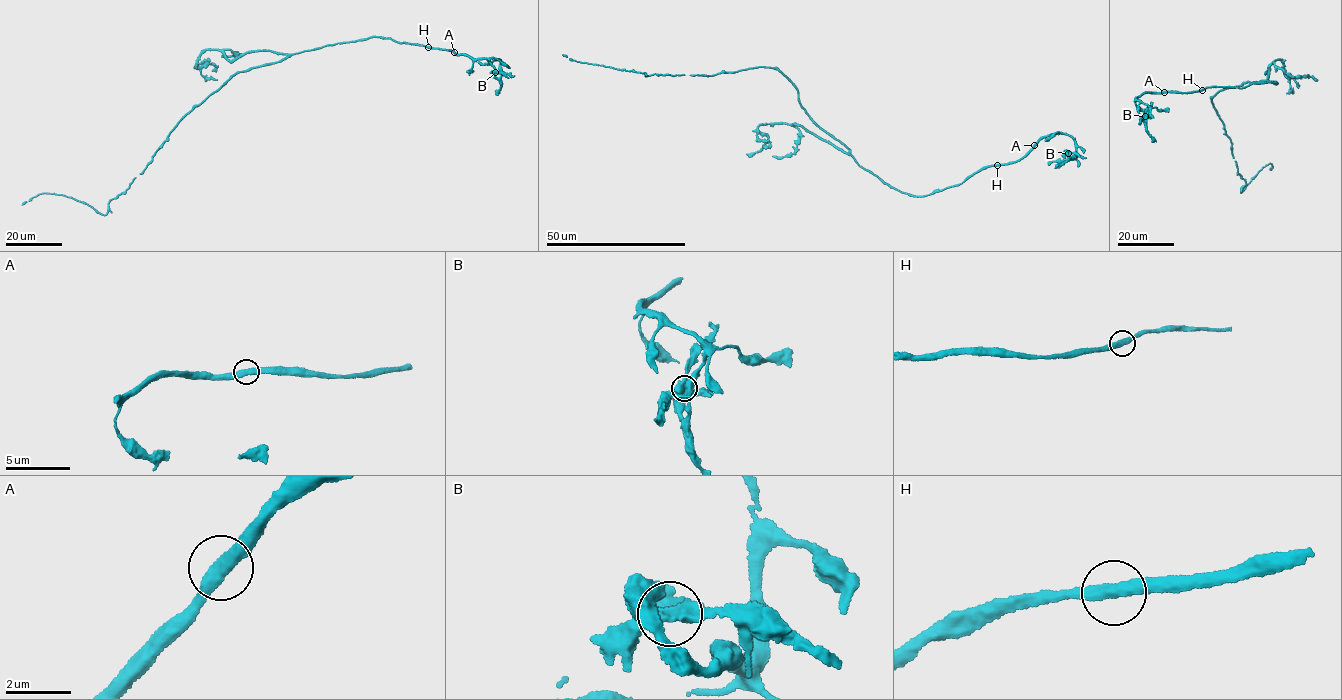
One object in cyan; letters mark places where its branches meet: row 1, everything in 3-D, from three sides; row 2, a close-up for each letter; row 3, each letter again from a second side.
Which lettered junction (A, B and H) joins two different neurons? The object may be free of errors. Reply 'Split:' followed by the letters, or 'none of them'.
Split: B

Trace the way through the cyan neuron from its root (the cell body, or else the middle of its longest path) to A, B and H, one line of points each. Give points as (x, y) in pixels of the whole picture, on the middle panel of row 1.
A: (837, 140), (858, 165), (883, 181), (923, 196), (962, 184), (989, 166), (1018, 161), (1034, 145)
B: (837, 140), (858, 165), (918, 196), (1018, 161), (1051, 134), (1071, 136), (1075, 157), (1068, 153)
H: (837, 140), (858, 165), (896, 189), (916, 196), (959, 185), (982, 169), (997, 165)

